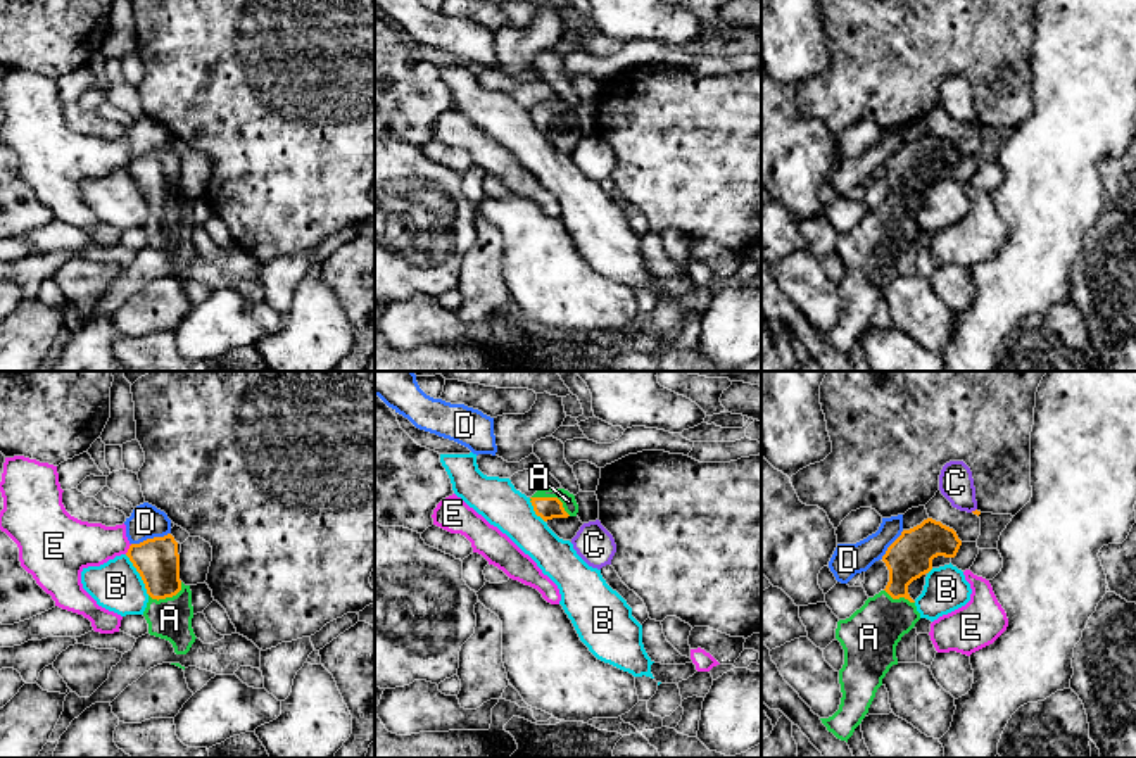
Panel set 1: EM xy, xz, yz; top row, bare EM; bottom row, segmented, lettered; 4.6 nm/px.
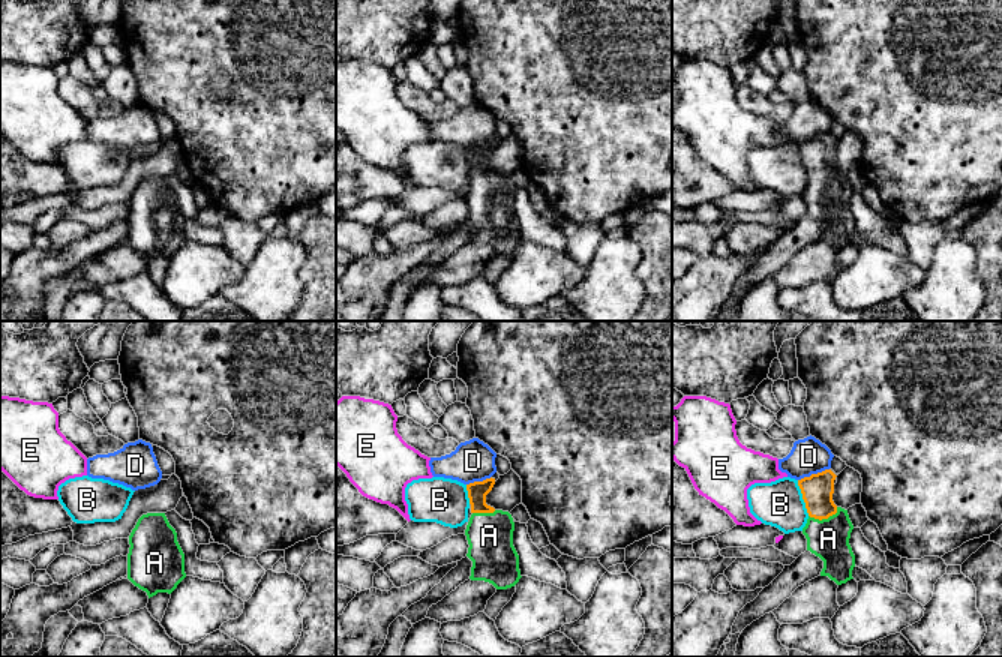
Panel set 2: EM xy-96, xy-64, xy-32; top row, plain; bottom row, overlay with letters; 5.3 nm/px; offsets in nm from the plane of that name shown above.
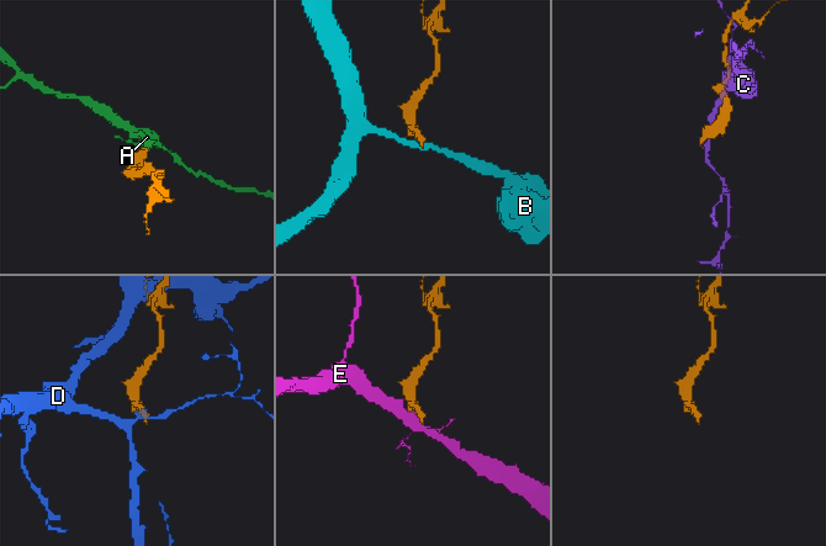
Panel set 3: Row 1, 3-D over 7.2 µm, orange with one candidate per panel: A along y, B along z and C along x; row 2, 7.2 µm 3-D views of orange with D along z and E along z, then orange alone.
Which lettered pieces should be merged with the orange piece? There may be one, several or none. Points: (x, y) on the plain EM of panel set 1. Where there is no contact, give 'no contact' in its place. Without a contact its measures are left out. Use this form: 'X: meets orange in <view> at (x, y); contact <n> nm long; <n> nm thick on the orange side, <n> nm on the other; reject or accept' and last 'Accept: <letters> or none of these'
A: meets orange in xz at (553, 111); contact 200 nm long; 110 nm thick on the orange side, 70 nm on the other; accept
B: meets orange in xy at (140, 189); contact 220 nm long; 200 nm thick on the orange side, 240 nm on the other; reject
C: meets orange in yz at (972, 125); contact 40 nm long; 20 nm thick on the orange side, 160 nm on the other; reject
D: meets orange in xy at (151, 152); contact 190 nm long; 200 nm thick on the orange side, 160 nm on the other; reject
E: meets orange in xy at (128, 163); contact 60 nm long; 200 nm thick on the orange side, 240 nm on the other; reject
Accept: A

